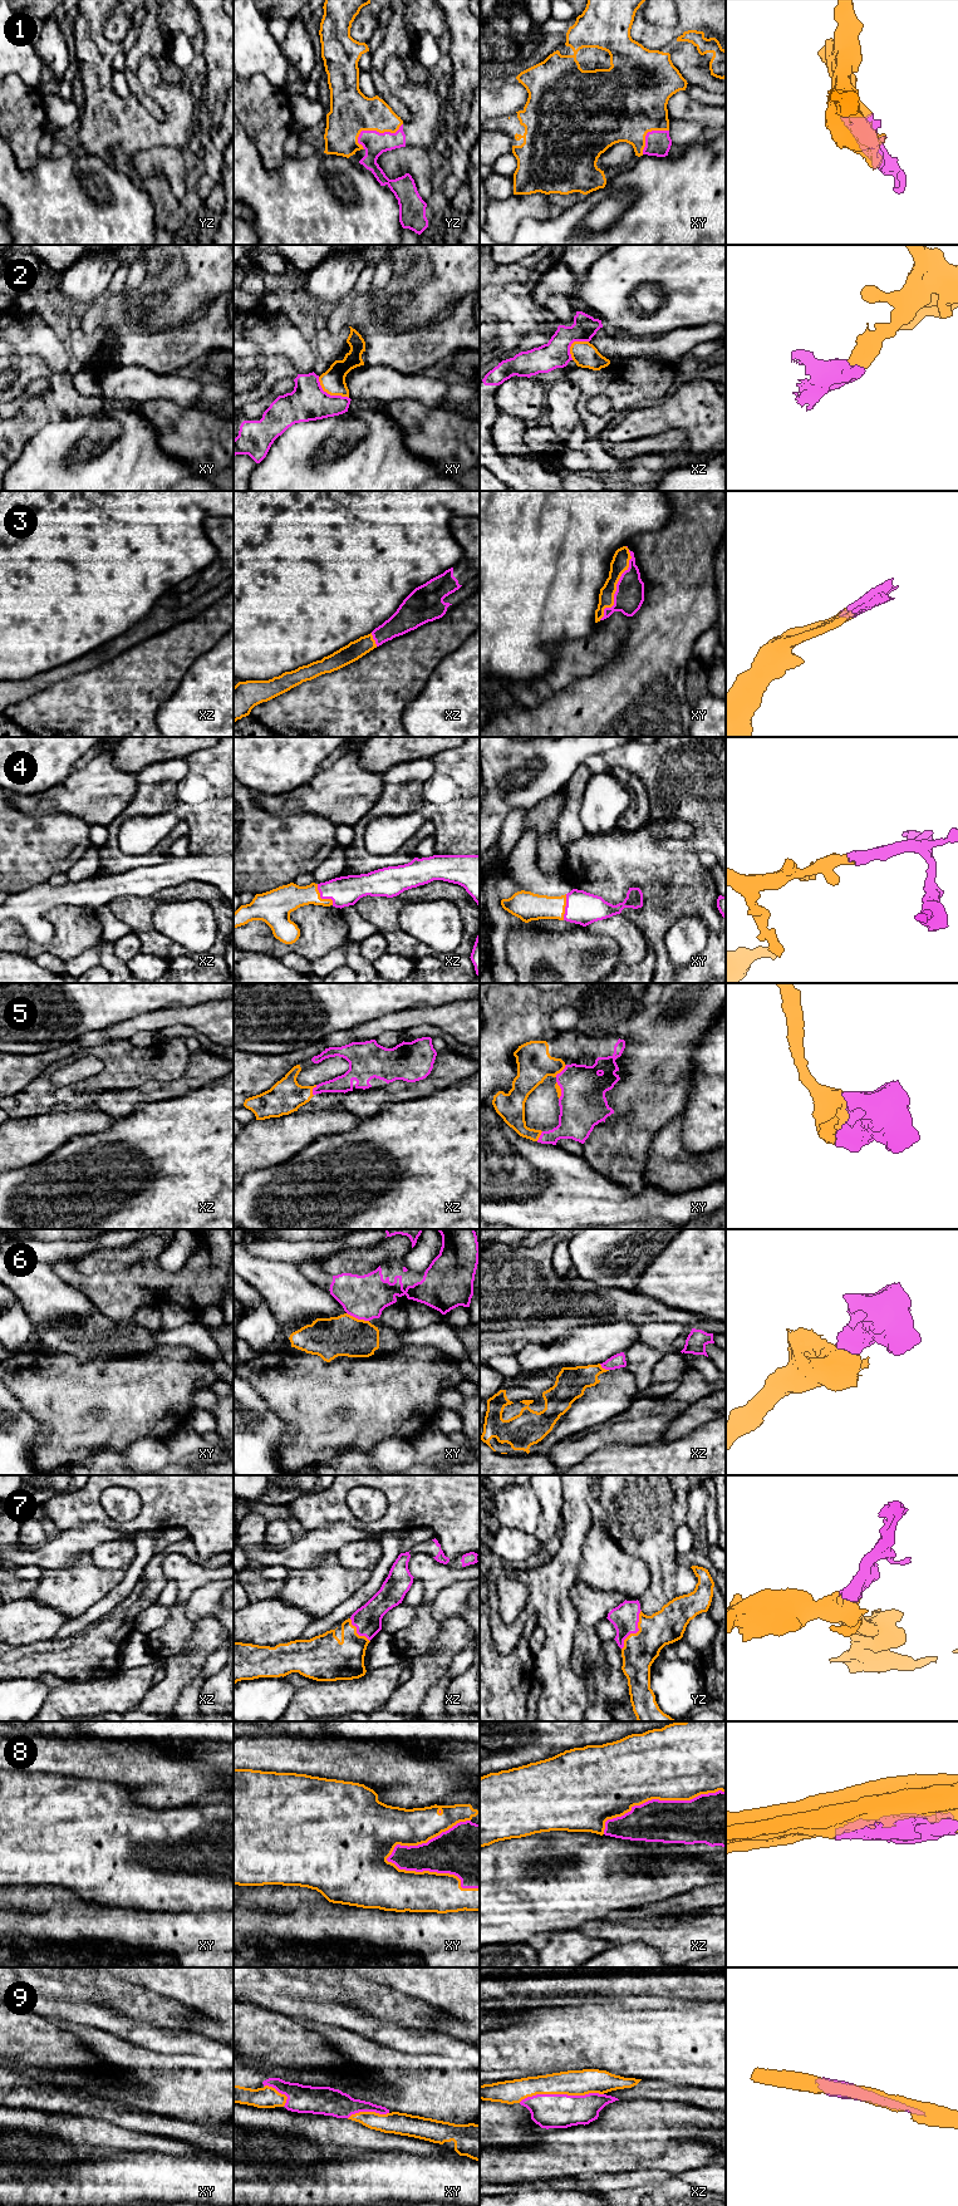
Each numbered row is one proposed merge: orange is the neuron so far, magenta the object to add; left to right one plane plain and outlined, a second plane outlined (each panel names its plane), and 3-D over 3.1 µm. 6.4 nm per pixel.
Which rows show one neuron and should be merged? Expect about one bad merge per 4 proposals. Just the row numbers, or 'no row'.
1, 3, 4, 5, 7, 8, 9

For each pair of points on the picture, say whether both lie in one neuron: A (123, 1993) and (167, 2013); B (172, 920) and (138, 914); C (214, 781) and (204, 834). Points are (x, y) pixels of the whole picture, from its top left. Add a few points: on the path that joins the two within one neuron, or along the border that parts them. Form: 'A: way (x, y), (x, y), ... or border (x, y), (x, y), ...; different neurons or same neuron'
A: way (134, 2003), (156, 2010); same neuron
B: border (176, 900), (161, 903), (152, 915), (170, 939); different neurons
C: way (211, 794), (211, 821); same neuron

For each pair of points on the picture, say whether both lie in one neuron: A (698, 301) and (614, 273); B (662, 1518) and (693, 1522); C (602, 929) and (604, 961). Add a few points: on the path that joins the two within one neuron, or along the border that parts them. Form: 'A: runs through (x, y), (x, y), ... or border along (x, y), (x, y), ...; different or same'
A: runs through (683, 279), (677, 273), (637, 273); same
B: border along (689, 1492), (686, 1523); different
C: border along (584, 927), (602, 942); different

